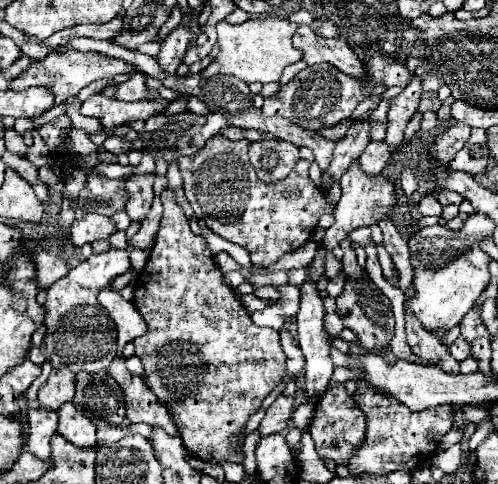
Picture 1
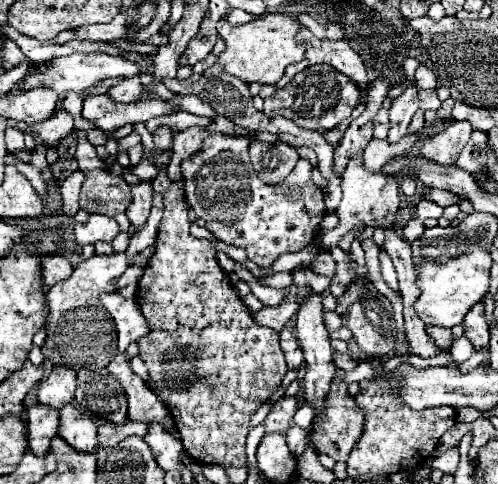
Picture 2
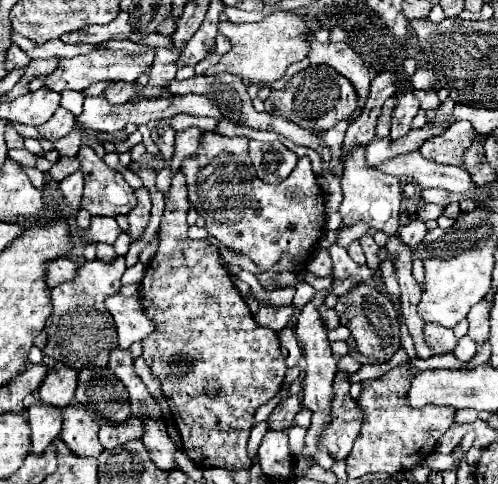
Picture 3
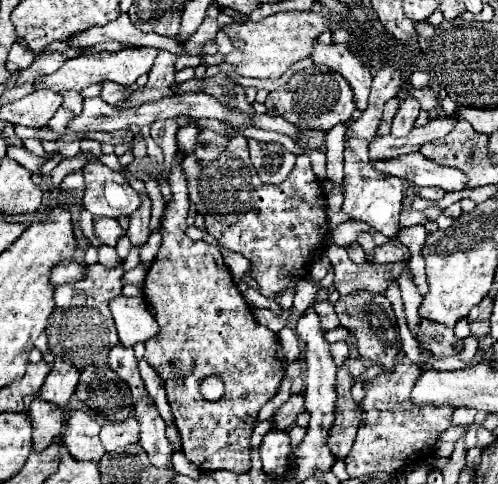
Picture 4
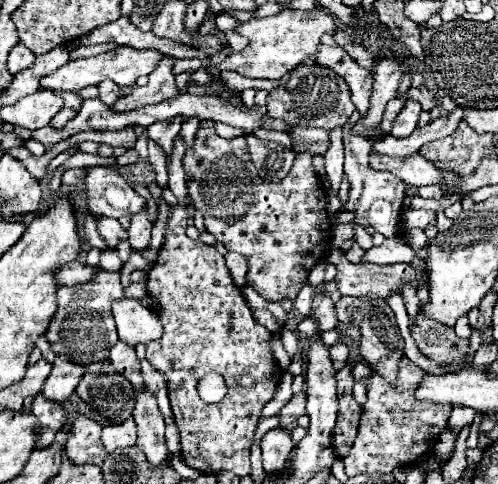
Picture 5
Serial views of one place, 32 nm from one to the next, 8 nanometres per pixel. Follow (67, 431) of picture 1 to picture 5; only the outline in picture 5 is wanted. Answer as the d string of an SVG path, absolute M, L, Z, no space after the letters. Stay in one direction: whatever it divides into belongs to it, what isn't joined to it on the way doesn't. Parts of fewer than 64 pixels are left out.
M82 414L76 416L72 422L72 436L66 444L66 456L72 460L72 464L96 464L102 466L106 460L106 450L100 440L102 426Z

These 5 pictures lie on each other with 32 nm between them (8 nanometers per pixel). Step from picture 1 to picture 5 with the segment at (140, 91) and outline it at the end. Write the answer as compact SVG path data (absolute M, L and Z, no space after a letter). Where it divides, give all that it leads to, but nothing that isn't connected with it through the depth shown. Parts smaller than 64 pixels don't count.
M102 80L102 84L98 84L98 98L104 102L104 104L114 104L118 98L122 96L122 88L112 84L112 80Z

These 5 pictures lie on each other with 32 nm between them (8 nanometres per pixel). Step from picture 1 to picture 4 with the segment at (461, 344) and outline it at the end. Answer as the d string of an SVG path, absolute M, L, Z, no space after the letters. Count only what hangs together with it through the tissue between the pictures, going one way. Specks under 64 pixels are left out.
M468 336L462 340L462 345L458 357L465 363L469 363L478 351L479 342L476 337Z

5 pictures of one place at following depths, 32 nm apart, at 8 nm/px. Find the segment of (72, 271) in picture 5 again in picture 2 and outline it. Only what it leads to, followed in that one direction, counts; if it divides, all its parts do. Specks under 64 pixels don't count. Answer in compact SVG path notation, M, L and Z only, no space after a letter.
M54 254L54 256L44 256L42 258L42 278L44 278L44 288L52 288L58 280L66 280L66 276L72 276L72 264L66 256Z

